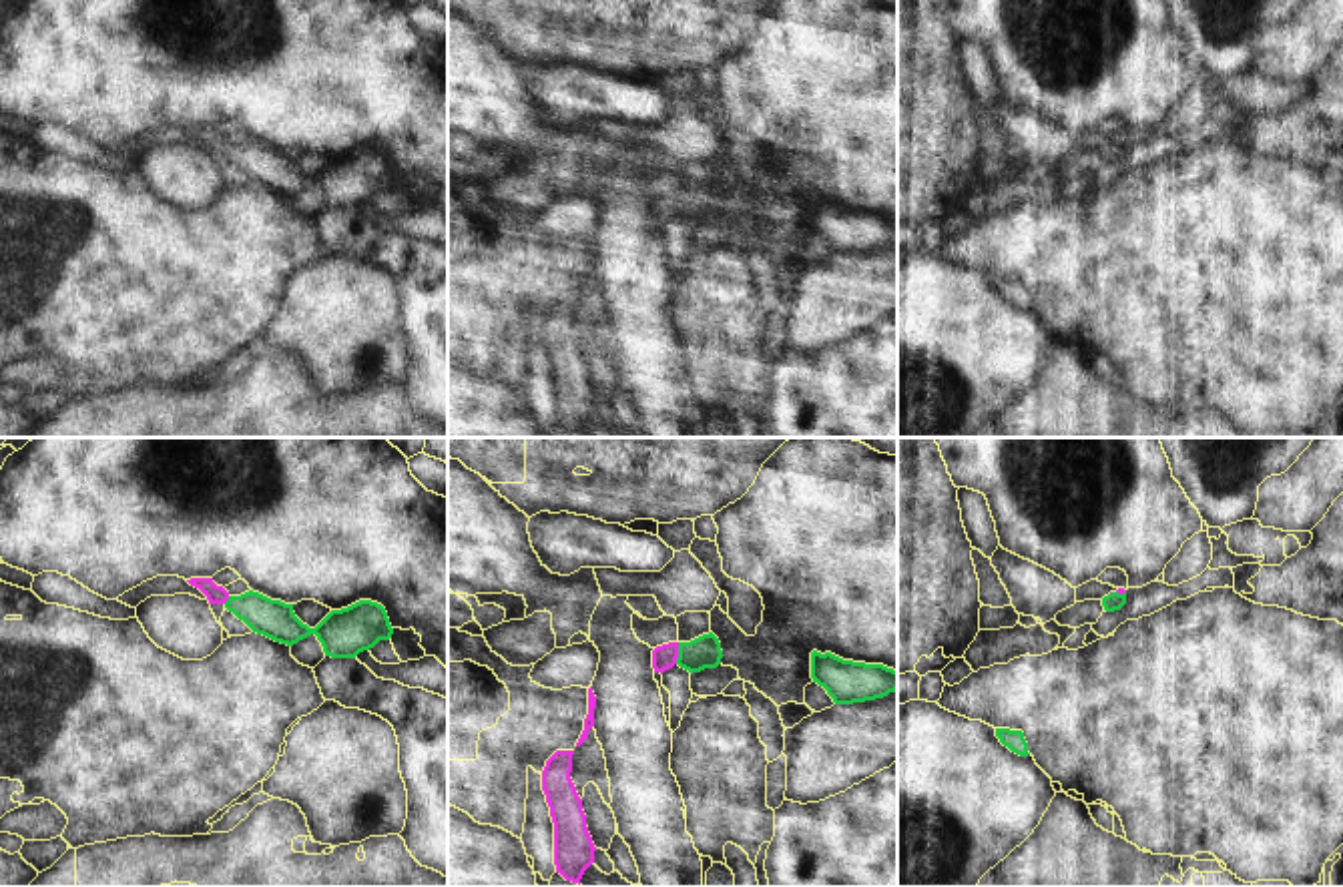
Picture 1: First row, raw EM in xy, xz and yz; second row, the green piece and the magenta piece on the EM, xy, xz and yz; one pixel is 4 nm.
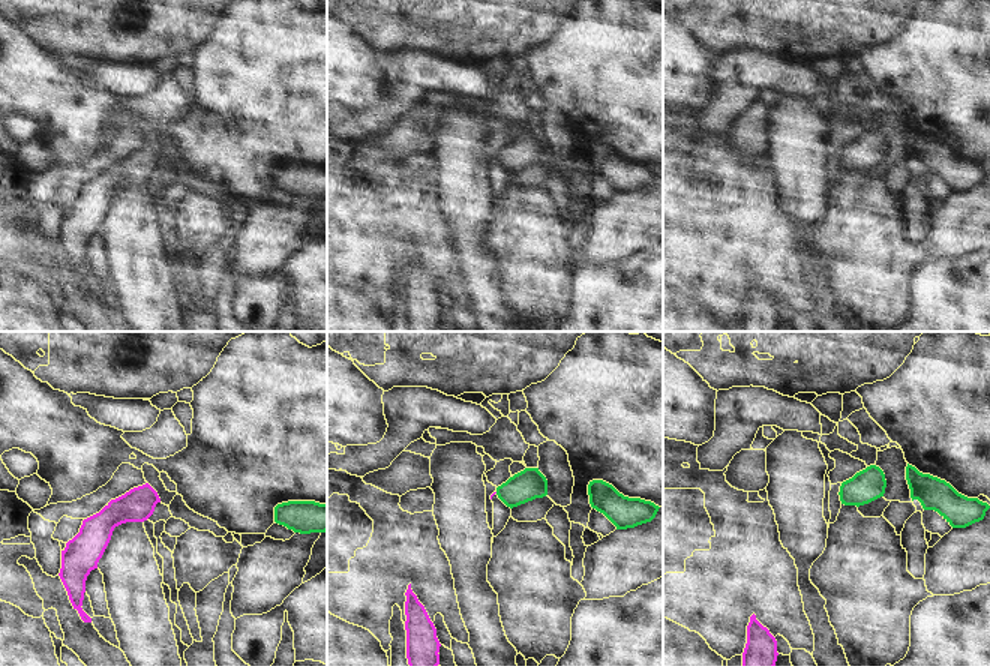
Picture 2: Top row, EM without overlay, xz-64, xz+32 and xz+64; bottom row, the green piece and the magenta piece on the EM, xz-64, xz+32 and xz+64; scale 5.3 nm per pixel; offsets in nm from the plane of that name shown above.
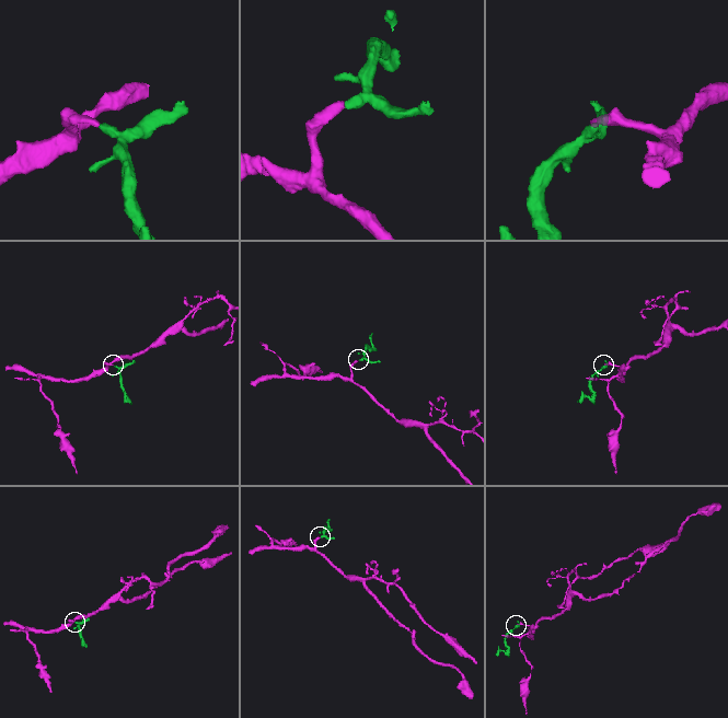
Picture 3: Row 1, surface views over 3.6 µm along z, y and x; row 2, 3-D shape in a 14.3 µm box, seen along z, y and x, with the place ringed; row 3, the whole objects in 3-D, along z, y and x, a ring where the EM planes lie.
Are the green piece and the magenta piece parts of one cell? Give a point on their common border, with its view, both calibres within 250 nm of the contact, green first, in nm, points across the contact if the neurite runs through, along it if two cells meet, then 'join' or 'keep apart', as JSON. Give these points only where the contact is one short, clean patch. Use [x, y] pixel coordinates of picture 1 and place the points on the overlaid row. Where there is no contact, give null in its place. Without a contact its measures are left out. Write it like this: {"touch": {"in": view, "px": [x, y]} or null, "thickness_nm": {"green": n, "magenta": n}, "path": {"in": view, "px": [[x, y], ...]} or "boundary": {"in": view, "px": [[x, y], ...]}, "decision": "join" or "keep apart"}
{"touch": {"in": "xz", "px": [679, 653]}, "thickness_nm": {"green": 130, "magenta": 100}, "path": {"in": "xz", "px": [[705, 651], [679, 653], [665, 657]]}, "decision": "join"}

